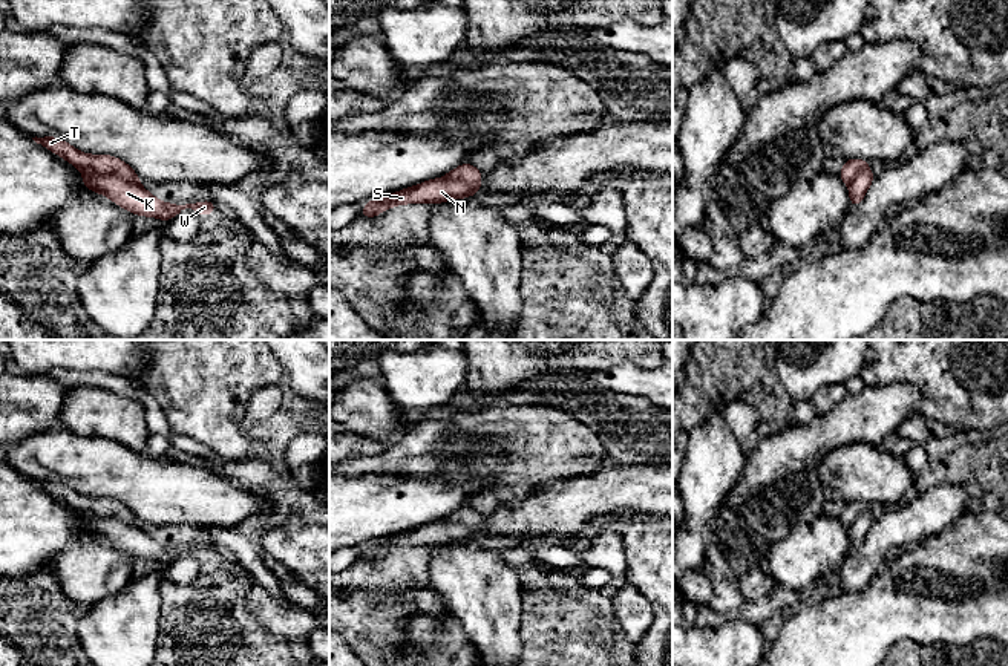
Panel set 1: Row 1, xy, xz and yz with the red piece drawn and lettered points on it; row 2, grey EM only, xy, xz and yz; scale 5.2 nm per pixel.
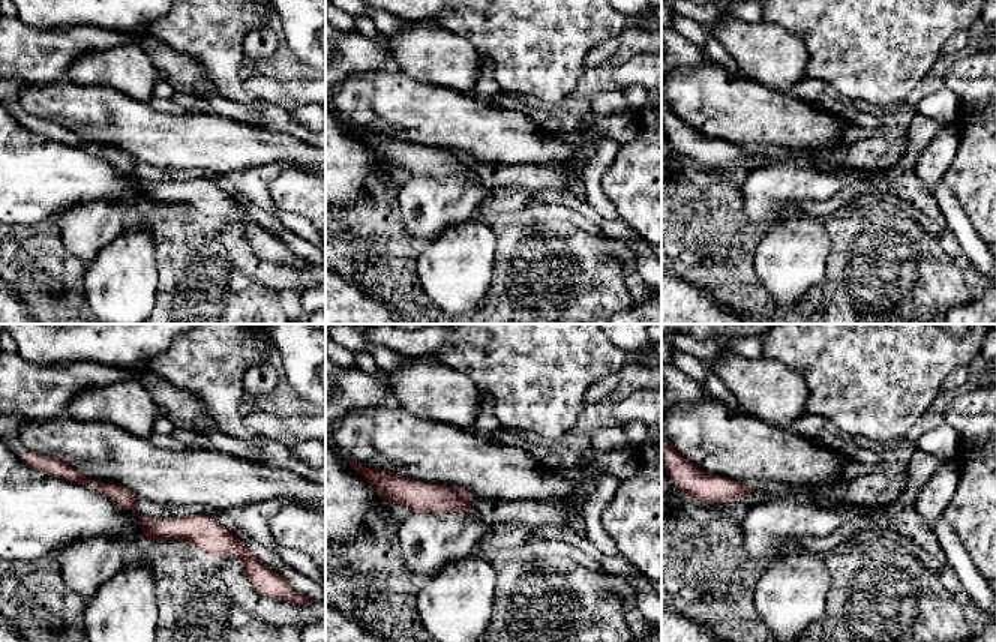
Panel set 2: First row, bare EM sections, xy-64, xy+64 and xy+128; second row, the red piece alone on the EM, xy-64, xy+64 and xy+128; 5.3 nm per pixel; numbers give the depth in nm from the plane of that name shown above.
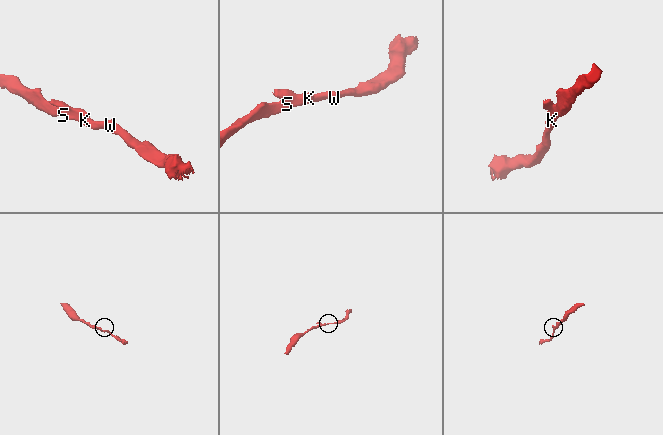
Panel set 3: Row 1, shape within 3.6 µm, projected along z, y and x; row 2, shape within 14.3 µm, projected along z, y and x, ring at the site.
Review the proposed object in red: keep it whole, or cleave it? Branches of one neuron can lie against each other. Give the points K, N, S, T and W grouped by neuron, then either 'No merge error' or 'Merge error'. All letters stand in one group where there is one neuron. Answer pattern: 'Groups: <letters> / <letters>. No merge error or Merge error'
Groups: K N S W / T. Merge error

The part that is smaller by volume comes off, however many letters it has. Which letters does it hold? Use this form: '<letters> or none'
T

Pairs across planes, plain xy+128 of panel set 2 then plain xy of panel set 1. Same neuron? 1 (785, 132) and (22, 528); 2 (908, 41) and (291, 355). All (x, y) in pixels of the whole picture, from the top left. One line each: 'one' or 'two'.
1: two
2: two

